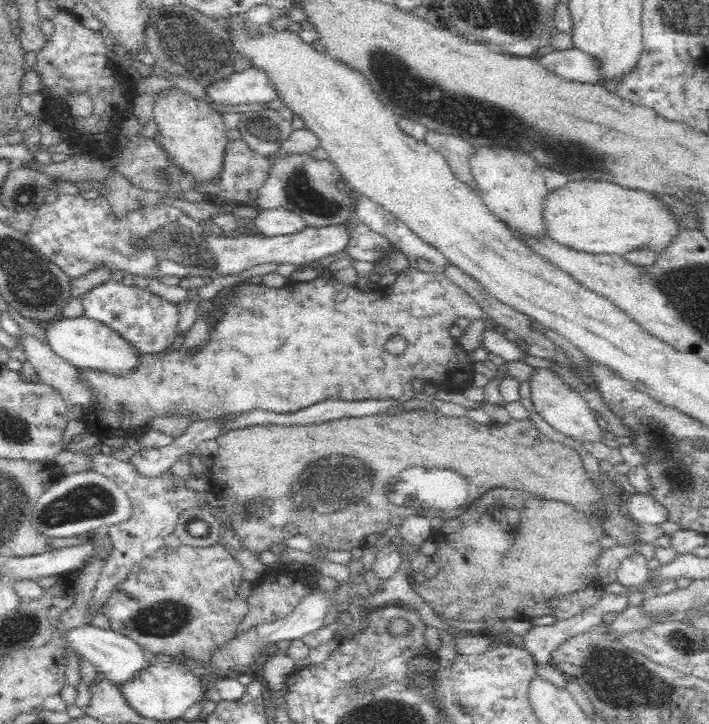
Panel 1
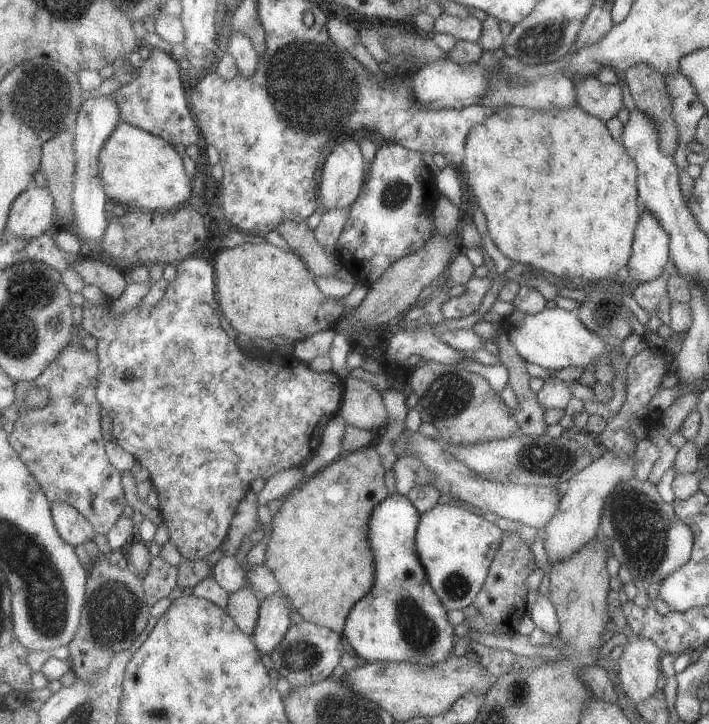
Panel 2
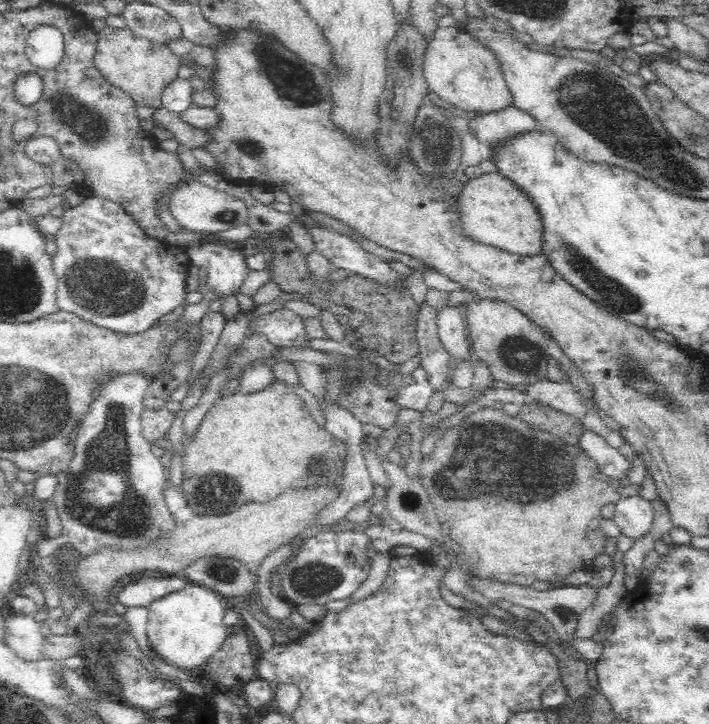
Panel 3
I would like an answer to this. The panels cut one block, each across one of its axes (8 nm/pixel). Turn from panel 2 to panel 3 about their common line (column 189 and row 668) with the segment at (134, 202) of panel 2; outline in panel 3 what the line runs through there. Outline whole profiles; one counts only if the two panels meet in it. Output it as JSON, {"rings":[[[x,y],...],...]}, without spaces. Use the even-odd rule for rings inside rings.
{"rings":[[[190,583],[189,586],[175,594],[154,602],[148,608],[146,637],[152,654],[170,670],[196,672],[202,664],[207,664],[215,652],[229,637],[230,631],[223,624],[223,600],[214,592]]]}

